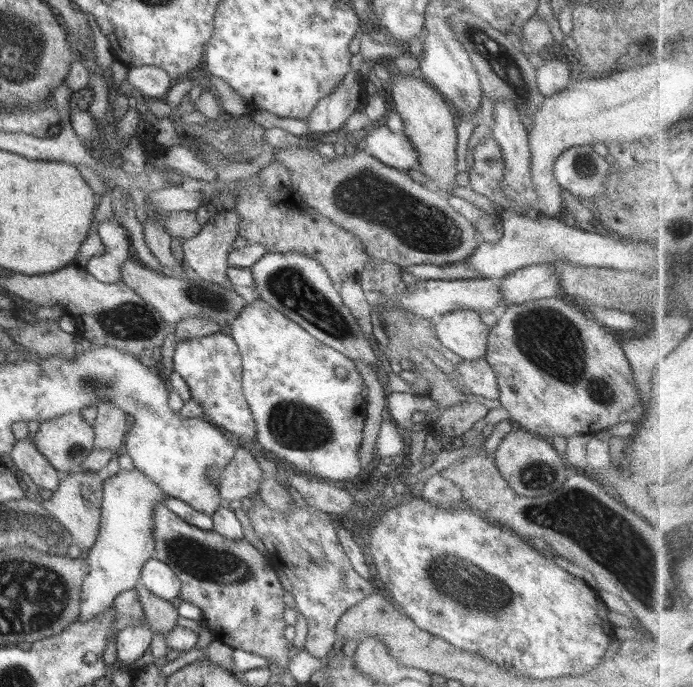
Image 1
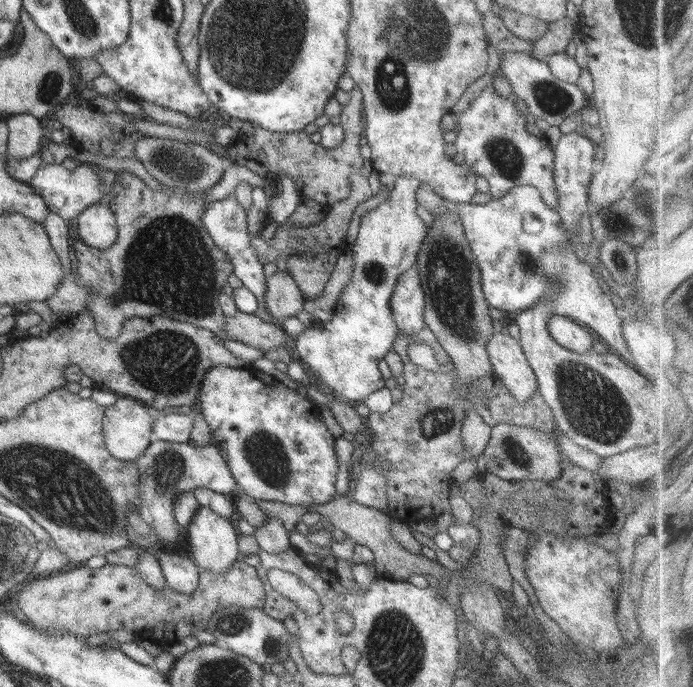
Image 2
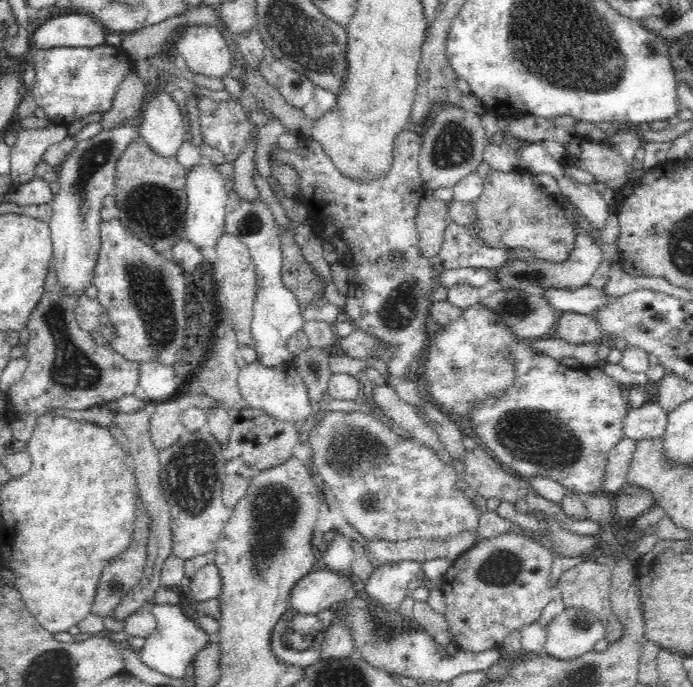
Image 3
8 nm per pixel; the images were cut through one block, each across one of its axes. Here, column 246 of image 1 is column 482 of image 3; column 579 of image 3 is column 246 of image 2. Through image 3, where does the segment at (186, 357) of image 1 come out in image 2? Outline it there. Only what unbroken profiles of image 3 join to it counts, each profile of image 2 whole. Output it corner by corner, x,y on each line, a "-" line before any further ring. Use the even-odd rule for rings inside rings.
216,365
210,368
199,385
196,408
210,427
211,444
216,446
228,464
239,491
255,500
283,502
289,505
310,506
330,502
336,494
338,456
335,439
322,420
319,405
298,391
290,390
267,378
252,367

